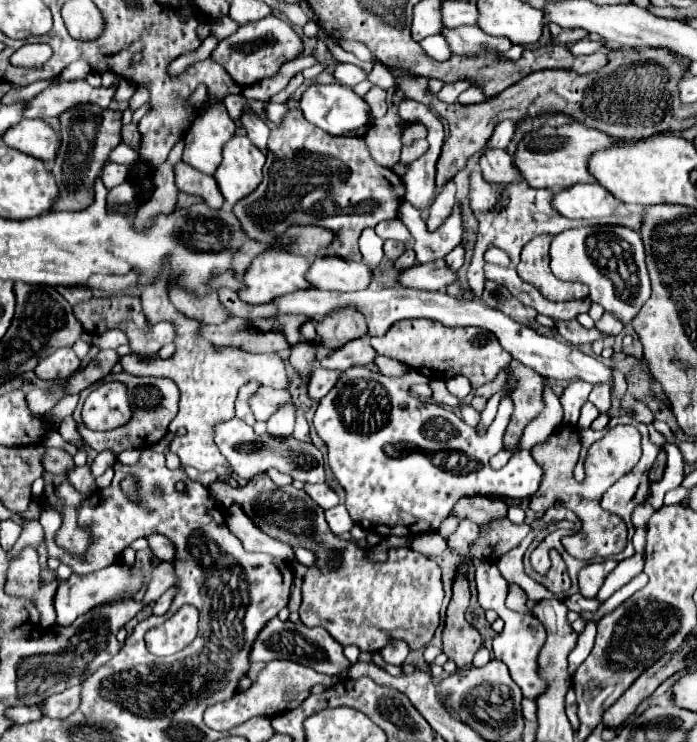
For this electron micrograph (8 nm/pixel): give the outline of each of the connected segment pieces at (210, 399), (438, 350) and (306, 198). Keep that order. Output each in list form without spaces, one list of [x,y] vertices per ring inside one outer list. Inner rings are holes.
[[[169,257],[164,259],[162,274],[149,286],[137,286],[144,305],[152,305],[152,311],[170,311],[172,321],[176,323],[176,329],[182,329],[182,343],[176,345],[176,353],[170,359],[138,359],[134,355],[120,357],[120,365],[126,373],[144,377],[144,375],[158,375],[158,377],[170,377],[178,389],[180,389],[180,411],[170,423],[170,431],[176,433],[182,429],[182,437],[174,437],[170,443],[170,451],[176,453],[182,461],[182,465],[192,465],[198,471],[212,471],[214,465],[231,467],[226,458],[218,451],[216,445],[212,445],[214,429],[218,423],[234,417],[234,401],[238,395],[238,389],[248,383],[250,379],[256,379],[264,387],[274,389],[286,389],[288,377],[282,359],[278,353],[262,353],[252,355],[240,349],[214,349],[212,343],[202,339],[198,333],[198,323],[182,317],[176,307],[168,301],[166,280],[171,273]]]
[[[408,319],[394,323],[384,337],[372,339],[376,353],[408,363],[408,367],[420,371],[428,379],[450,379],[464,375],[470,379],[472,387],[480,387],[492,381],[498,371],[512,361],[508,351],[504,351],[498,339],[490,331],[480,331],[478,327],[444,327],[442,323],[432,323],[432,319]]]
[[[290,109],[282,127],[276,131],[270,131],[266,159],[268,161],[264,165],[262,183],[256,187],[256,191],[252,191],[252,195],[240,199],[240,203],[232,207],[232,213],[236,215],[236,219],[240,219],[240,225],[244,227],[244,233],[256,241],[278,245],[276,239],[284,235],[288,227],[318,225],[318,227],[332,229],[334,239],[330,243],[330,249],[336,257],[342,257],[348,261],[360,261],[362,255],[358,251],[358,237],[362,229],[376,227],[376,223],[380,223],[382,219],[394,219],[404,199],[402,179],[392,169],[384,169],[370,159],[362,137],[328,135],[318,127],[314,127],[312,123],[308,123],[300,109]]]

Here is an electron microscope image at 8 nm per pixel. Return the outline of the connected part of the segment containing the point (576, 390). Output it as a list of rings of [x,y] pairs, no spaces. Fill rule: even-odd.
[[[580,379],[572,381],[568,387],[564,387],[562,395],[560,395],[560,403],[564,409],[564,417],[562,417],[562,425],[578,425],[578,415],[580,415],[580,407],[588,401],[588,393],[590,393],[592,385],[584,383]]]

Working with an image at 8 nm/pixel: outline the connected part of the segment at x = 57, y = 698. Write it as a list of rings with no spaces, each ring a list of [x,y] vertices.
[[[70,687],[64,693],[52,695],[46,701],[40,703],[40,711],[46,717],[56,717],[56,719],[64,719],[70,713],[74,713],[78,709],[80,703],[80,687]]]

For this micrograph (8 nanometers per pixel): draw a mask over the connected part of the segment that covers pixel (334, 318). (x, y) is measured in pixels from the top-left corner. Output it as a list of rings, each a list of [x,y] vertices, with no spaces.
[[[350,307],[336,311],[336,315],[324,315],[324,319],[316,323],[322,347],[326,347],[328,351],[334,351],[354,337],[362,337],[367,330],[365,316],[360,315],[360,311],[352,311]]]

